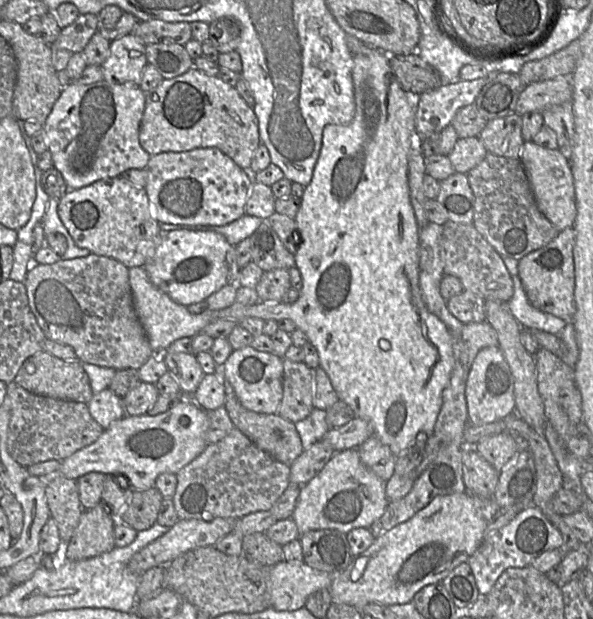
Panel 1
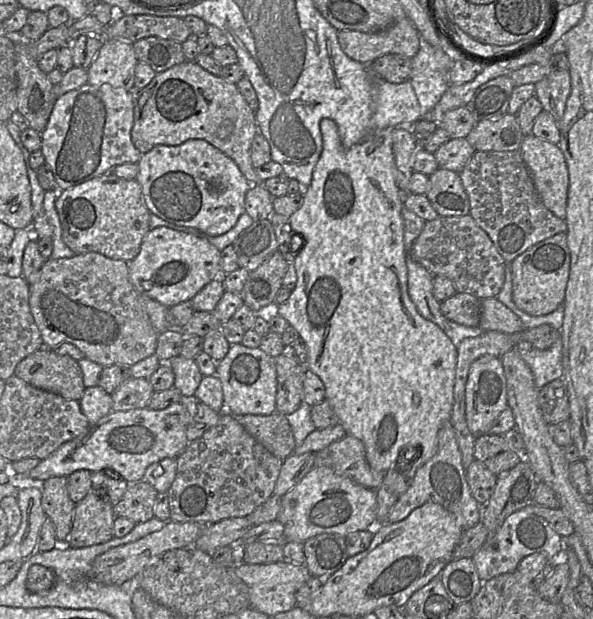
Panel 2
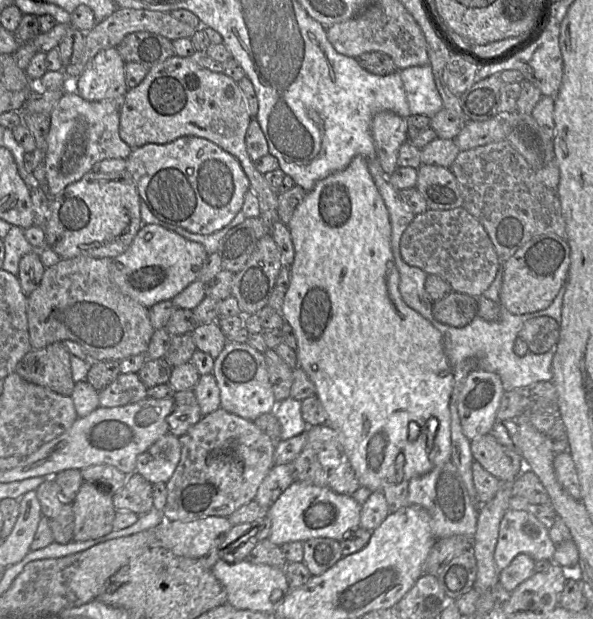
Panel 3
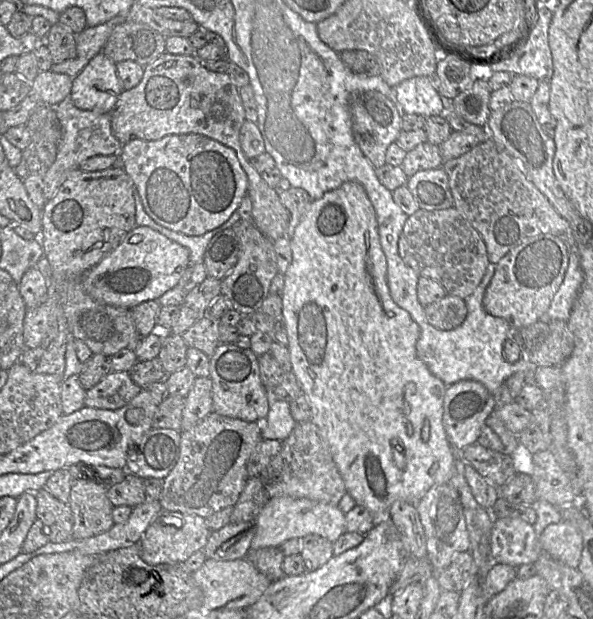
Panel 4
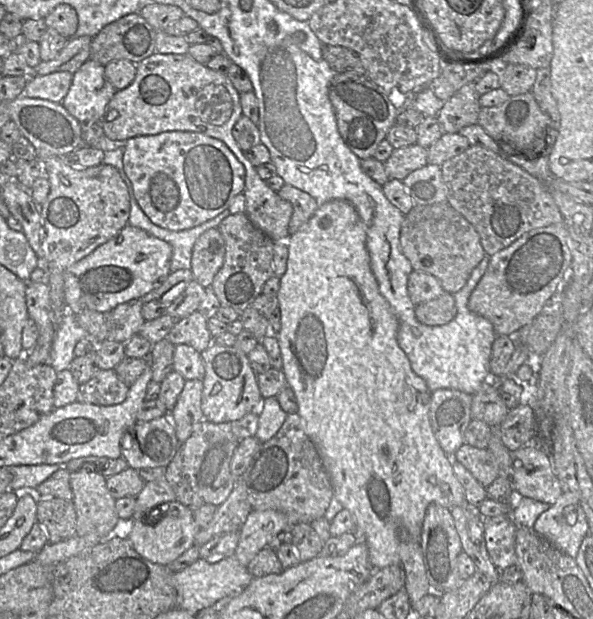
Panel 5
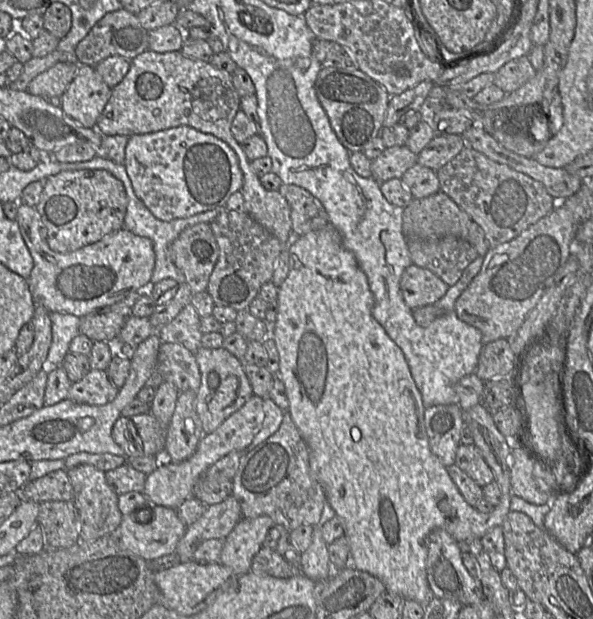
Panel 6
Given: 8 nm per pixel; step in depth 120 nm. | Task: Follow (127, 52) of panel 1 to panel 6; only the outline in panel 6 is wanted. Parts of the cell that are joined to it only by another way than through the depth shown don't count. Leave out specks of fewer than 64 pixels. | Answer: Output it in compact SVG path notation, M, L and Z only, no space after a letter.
M79 65L77 73L61 95L61 108L65 114L86 128L96 128L112 88L97 74L95 67Z

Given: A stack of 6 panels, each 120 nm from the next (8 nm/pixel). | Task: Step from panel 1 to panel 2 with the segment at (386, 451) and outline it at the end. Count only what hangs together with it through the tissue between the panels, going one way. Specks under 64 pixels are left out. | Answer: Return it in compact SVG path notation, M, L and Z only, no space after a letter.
M346 434L343 438L315 453L315 467L327 466L369 489L382 486L385 473L374 471L367 462L364 443Z

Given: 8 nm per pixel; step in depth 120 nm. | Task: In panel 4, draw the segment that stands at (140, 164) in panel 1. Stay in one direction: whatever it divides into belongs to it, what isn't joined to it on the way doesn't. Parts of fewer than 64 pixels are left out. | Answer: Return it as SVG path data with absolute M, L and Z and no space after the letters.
M70 98L64 99L54 107L62 128L62 138L57 145L54 163L42 172L43 194L46 200L52 199L70 172L79 169L79 165L94 156L118 155L122 143L113 135L110 111L81 110Z

